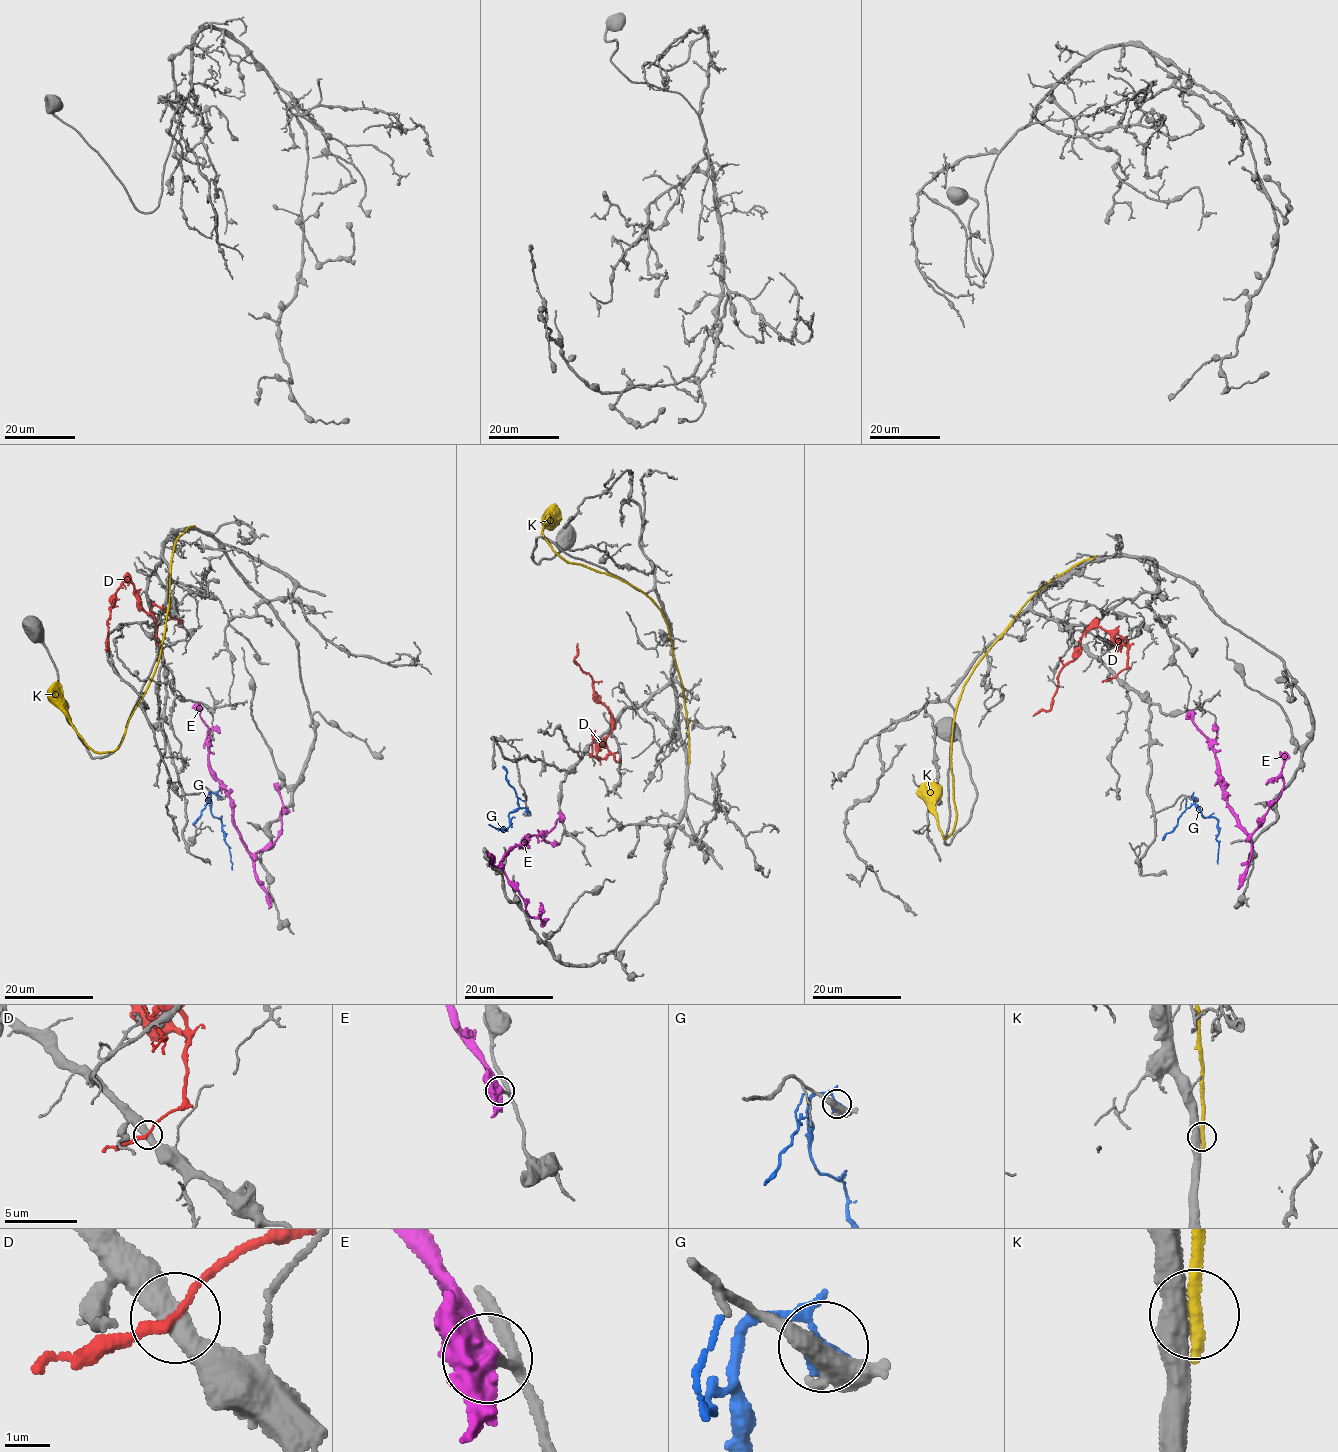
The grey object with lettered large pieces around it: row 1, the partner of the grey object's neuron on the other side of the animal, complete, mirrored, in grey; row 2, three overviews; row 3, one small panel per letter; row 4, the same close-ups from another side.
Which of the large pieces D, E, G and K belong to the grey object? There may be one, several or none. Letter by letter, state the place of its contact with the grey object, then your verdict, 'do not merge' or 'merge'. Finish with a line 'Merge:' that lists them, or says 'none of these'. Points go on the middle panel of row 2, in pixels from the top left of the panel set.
D: meets grey at (591, 744); do not merge
E: meets grey at (491, 858); do not merge
G: meets grey at (527, 812); do not merge
K: meets grey at (689, 759); do not merge
Merge: none of these

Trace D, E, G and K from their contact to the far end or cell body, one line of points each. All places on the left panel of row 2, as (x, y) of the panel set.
D: (157, 642), (156, 621), (141, 609), (133, 583), (125, 581), (116, 591), (115, 601), (109, 608), (106, 651)
E: (270, 900), (255, 873), (254, 858), (234, 822), (229, 793), (211, 768), (210, 734), (195, 702)
G: (219, 795), (211, 793), (210, 807), (212, 815), (221, 820), (232, 869)
K: (193, 526), (177, 537), (160, 653), (119, 746), (102, 752), (87, 745), (71, 725), (59, 686), (54, 682)

